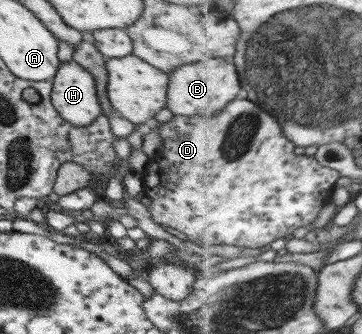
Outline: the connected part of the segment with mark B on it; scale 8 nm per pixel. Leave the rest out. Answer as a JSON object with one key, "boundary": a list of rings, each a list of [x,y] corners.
{"boundary":[[[218,59],[218,61],[200,61],[192,65],[182,65],[168,75],[168,93],[166,93],[166,109],[173,116],[192,117],[194,115],[216,116],[228,103],[232,103],[240,95],[240,75],[236,71],[234,61]]]}

